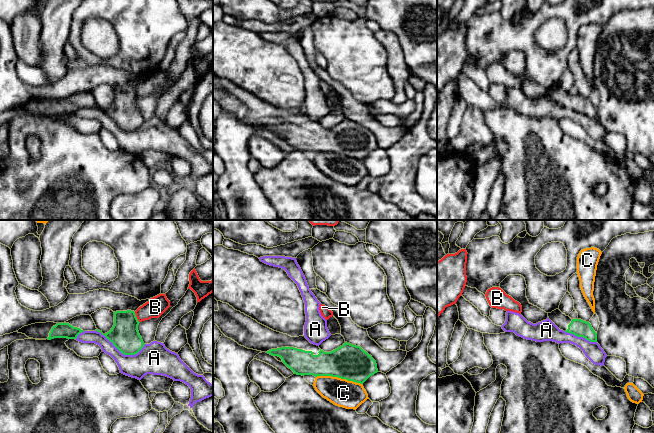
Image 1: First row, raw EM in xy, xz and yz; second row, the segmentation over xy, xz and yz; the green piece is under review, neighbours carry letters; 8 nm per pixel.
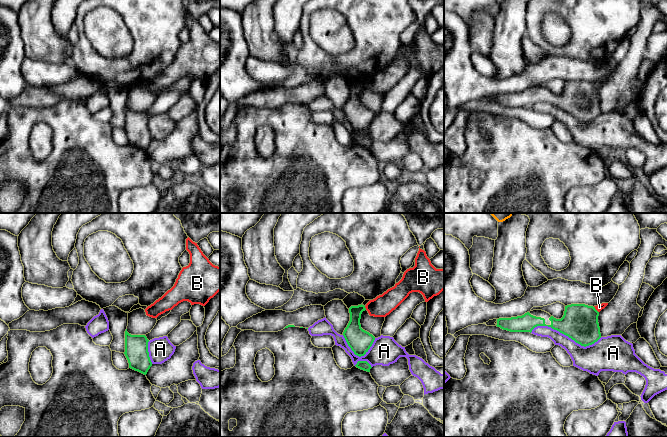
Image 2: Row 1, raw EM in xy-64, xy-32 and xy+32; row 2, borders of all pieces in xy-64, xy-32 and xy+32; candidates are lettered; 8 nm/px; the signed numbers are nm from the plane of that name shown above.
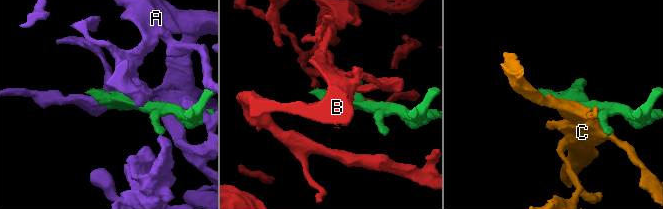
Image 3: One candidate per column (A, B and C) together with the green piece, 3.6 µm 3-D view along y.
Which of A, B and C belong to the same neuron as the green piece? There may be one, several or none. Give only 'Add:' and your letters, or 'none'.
Add: none

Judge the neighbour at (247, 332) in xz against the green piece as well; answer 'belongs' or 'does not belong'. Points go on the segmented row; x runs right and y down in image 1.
belongs

